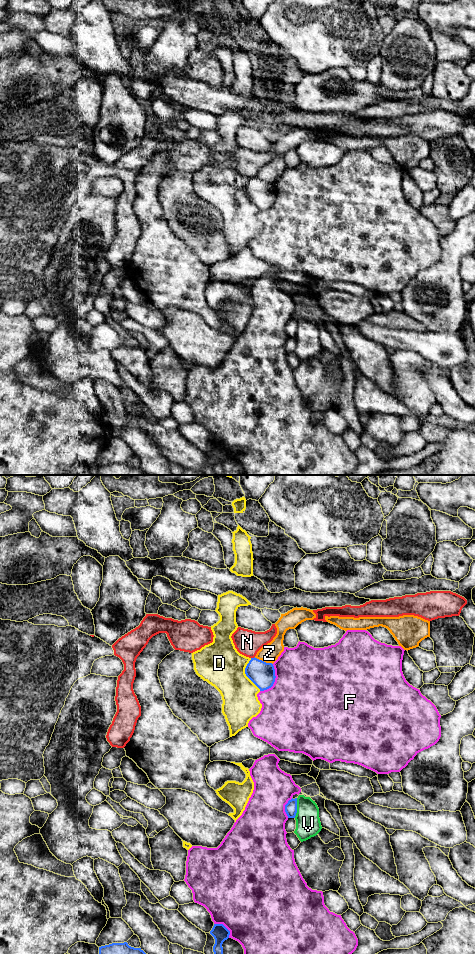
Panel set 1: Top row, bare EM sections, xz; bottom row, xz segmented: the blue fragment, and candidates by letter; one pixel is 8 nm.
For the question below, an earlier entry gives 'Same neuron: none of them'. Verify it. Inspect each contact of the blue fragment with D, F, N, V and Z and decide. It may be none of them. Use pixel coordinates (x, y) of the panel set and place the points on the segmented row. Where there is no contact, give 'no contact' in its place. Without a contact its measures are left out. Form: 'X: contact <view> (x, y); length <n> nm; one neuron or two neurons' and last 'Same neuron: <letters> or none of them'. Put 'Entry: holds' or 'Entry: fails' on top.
Entry: holds
D: contact xz (245, 673); length 280 nm; two neurons
F: contact xz (274, 681); length 240 nm; two neurons
N: contact xz (252, 658); length 40 nm; two neurons
V: contact xz (296, 808); length 160 nm; two neurons
Z: contact xz (263, 661); length 160 nm; two neurons
Same neuron: none of them

